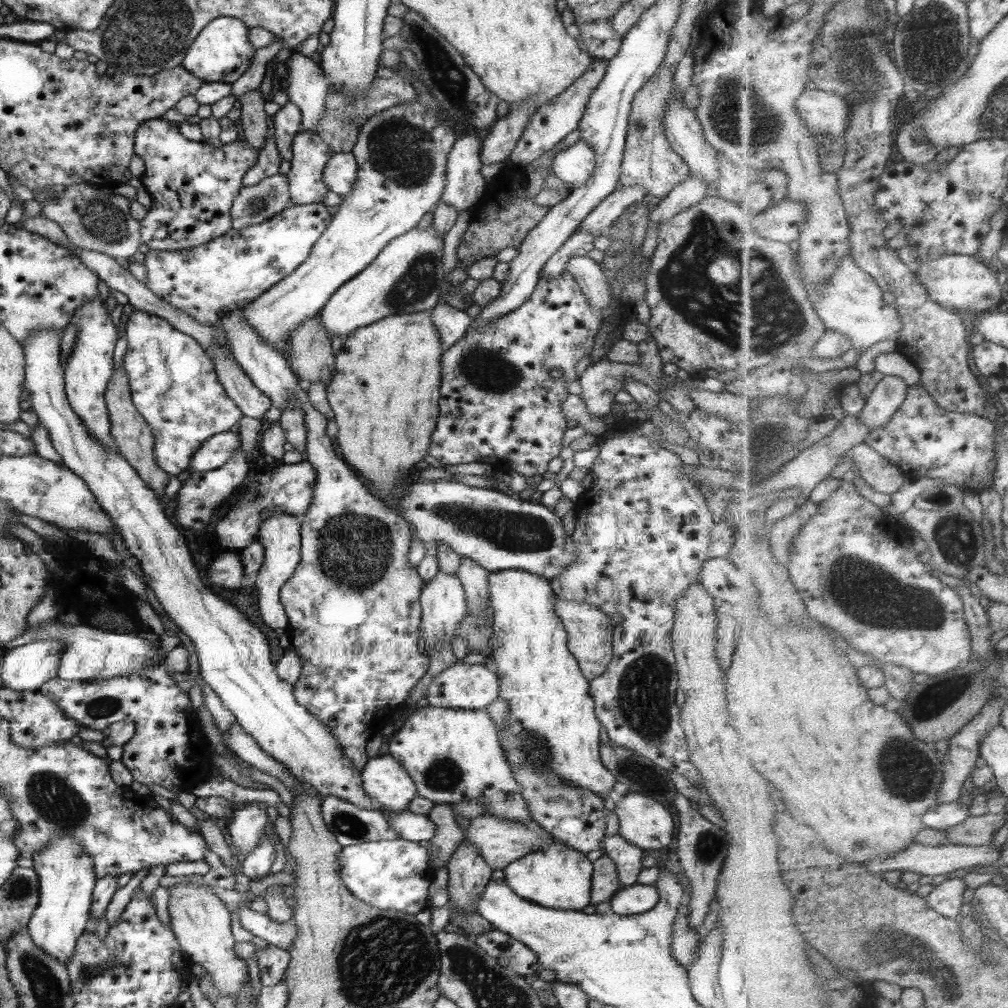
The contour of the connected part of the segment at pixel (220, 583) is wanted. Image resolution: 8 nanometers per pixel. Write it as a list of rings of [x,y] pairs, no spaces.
[[[237,550],[224,552],[216,558],[210,568],[208,568],[208,588],[213,586],[238,589],[242,588],[243,581],[246,581],[244,575],[244,565],[242,558]]]

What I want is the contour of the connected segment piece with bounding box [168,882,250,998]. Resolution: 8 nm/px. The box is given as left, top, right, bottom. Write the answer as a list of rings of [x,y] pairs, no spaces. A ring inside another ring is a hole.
[[[177,883],[168,888],[168,914],[172,932],[177,938],[181,951],[193,963],[198,962],[212,977],[213,989],[228,996],[235,996],[248,983],[249,978],[246,959],[235,955],[235,945],[230,925],[230,911],[214,893],[212,884],[197,885]]]

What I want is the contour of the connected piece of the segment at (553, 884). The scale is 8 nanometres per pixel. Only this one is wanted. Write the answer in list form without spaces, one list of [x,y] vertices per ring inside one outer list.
[[[554,838],[550,845],[505,866],[503,879],[518,896],[540,906],[582,911],[591,904],[593,866],[587,855]]]

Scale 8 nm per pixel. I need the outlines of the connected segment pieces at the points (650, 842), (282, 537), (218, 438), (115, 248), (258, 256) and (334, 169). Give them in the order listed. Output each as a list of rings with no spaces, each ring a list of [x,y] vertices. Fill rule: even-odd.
[[[628,792],[616,799],[615,812],[620,824],[618,834],[643,850],[664,848],[674,837],[671,809],[652,797]]]
[[[270,513],[261,523],[257,539],[264,547],[264,561],[256,577],[250,581],[258,591],[258,610],[266,626],[285,629],[290,626],[283,604],[279,600],[282,586],[294,575],[301,560],[301,524],[298,516]]]
[[[226,431],[205,440],[193,454],[189,471],[204,472],[224,466],[231,458],[234,458],[239,448],[239,437],[237,432]]]
[[[81,182],[68,186],[56,194],[56,198],[40,197],[42,216],[58,223],[73,246],[92,250],[118,260],[136,256],[141,244],[141,224],[130,212],[130,200],[126,196],[107,195],[98,191],[100,186]]]
[[[323,203],[291,204],[270,220],[240,230],[232,228],[226,234],[206,244],[174,252],[150,248],[144,260],[148,275],[145,285],[169,305],[175,306],[179,311],[187,312],[188,316],[199,323],[214,327],[227,312],[242,310],[307,260],[312,247],[332,221],[332,216]]]
[[[351,152],[332,153],[322,176],[324,184],[341,197],[348,194],[356,182],[358,163]]]

